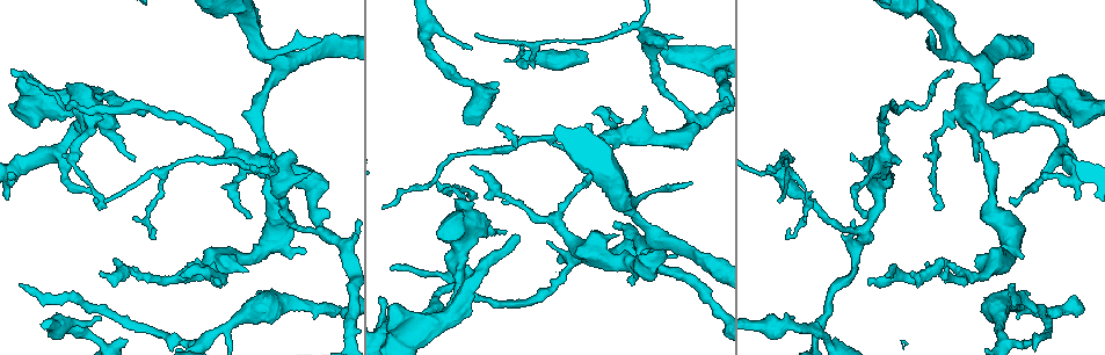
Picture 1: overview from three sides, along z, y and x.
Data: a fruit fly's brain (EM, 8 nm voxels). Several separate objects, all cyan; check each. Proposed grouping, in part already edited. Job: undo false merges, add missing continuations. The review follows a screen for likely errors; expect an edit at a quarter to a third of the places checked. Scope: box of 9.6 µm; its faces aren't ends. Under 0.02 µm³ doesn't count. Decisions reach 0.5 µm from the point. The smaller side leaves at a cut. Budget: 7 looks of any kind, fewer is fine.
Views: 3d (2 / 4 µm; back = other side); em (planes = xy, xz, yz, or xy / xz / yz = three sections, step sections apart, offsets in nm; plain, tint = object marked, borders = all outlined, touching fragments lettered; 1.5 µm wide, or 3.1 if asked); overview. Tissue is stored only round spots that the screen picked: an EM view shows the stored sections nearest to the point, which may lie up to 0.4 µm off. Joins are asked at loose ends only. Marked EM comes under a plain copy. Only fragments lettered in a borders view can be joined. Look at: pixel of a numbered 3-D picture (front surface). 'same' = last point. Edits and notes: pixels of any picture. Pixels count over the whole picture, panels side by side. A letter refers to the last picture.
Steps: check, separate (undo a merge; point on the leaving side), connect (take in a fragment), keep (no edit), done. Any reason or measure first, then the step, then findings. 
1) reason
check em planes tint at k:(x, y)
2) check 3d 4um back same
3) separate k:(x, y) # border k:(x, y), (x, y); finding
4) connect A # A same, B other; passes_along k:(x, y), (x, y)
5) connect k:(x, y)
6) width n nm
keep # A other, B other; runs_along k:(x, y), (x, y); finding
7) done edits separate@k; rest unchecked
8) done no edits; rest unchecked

thin end
check em planes borders at 1:(632, 286)

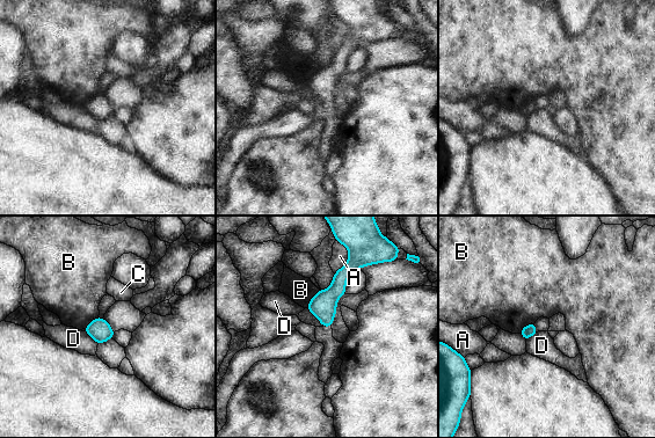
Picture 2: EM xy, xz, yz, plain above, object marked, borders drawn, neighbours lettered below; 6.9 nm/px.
keep # A other, B other, C other, D other; none of them fits

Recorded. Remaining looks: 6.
free end
check em yz step 4 borders at 1:(468, 267)

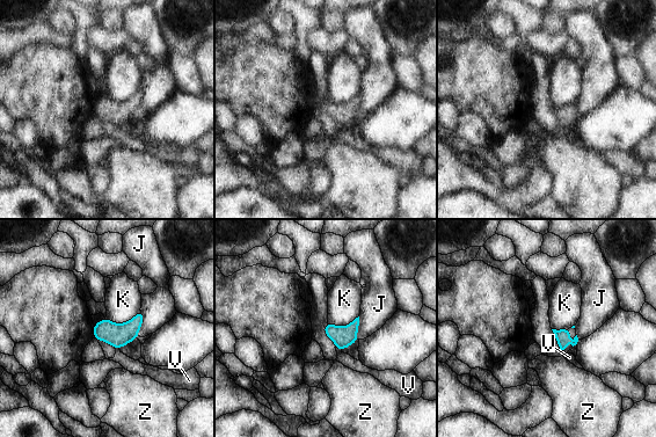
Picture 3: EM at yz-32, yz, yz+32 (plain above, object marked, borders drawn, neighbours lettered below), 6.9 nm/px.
another direction
check em planes borders same

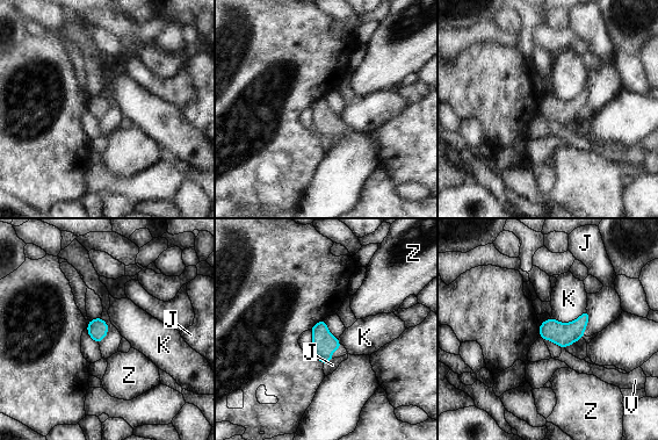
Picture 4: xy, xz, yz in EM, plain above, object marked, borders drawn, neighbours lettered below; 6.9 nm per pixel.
keep # J other, K other, V other, Z other; border 4:(586, 310), (571, 322), (551, 318); no lettered fragment goes on from it

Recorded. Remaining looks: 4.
free end
check 3d 4um at 1:(19, 286)

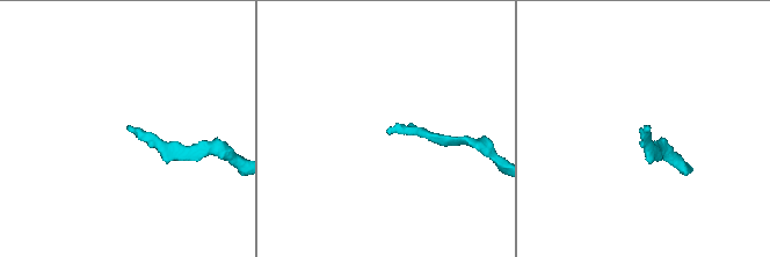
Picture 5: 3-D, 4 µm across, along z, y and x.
need the tissue
check em xy step 8 borders at 5:(126, 128)

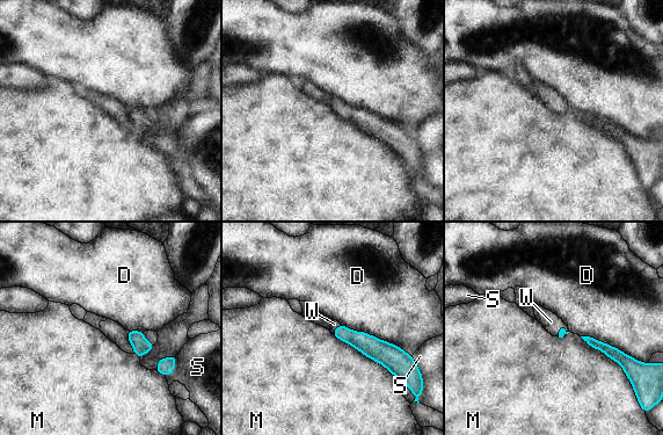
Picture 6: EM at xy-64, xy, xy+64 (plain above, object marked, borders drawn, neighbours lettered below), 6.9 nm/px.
connect W # D other, M other, S other, W same; passes_along 6:(364, 342), (335, 328), (334, 324); the neuron continues

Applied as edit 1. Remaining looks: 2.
done edits connect@6; rest unchecked

